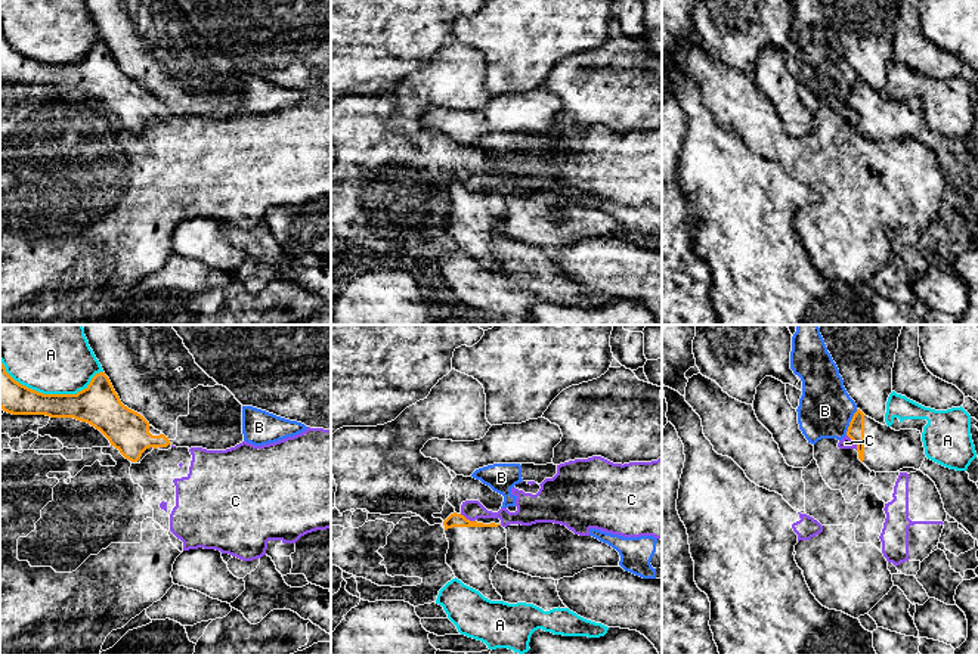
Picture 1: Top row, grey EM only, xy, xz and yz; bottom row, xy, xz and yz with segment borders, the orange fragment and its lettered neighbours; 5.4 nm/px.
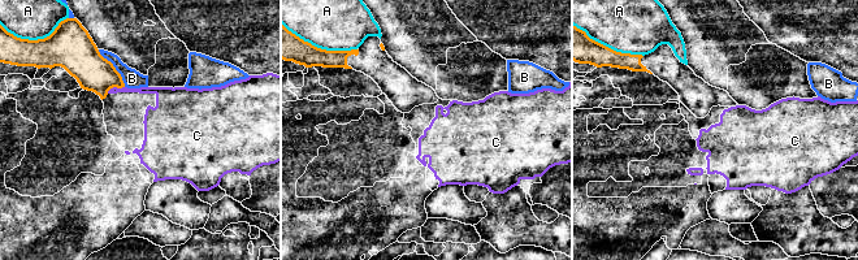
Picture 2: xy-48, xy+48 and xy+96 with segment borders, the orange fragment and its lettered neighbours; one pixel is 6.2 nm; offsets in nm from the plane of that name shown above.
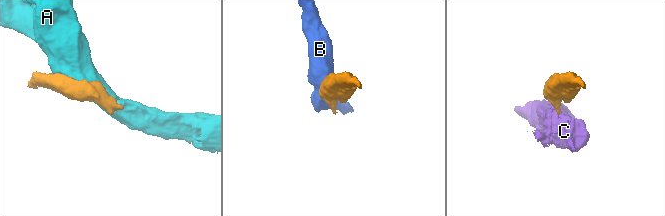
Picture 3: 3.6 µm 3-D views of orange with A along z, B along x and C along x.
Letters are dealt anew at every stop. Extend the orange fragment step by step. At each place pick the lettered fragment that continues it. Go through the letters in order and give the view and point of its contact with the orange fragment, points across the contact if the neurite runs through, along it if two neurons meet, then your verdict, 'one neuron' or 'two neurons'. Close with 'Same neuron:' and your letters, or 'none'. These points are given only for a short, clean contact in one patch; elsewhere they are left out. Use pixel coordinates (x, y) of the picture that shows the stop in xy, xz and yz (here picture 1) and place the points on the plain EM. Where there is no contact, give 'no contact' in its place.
A: meets orange in xy at (49, 64); two neurons
B: meets orange in yz at (850, 92); two neurons
C: meets orange in xz at (466, 188); border along xz (460, 183), (474, 191); two neurons
Same neuron: none

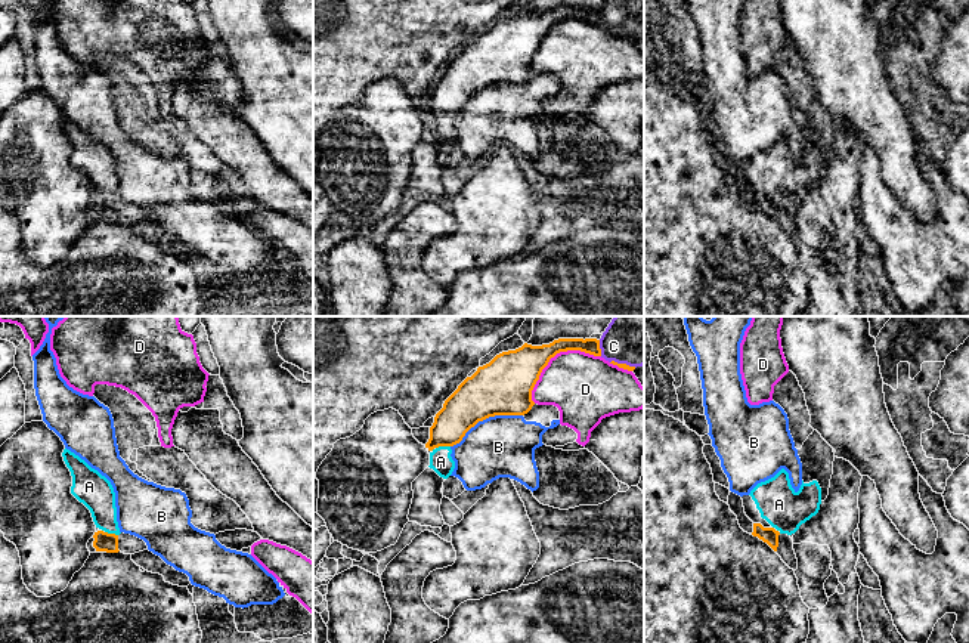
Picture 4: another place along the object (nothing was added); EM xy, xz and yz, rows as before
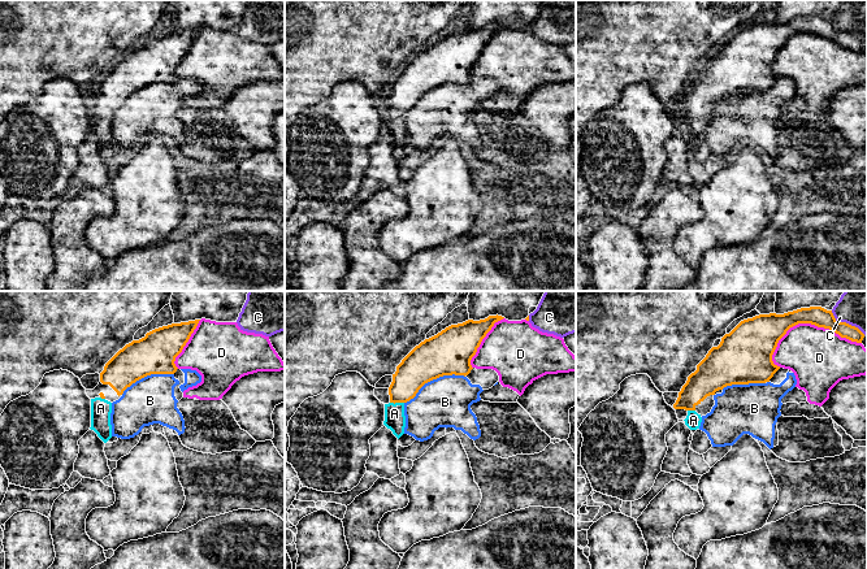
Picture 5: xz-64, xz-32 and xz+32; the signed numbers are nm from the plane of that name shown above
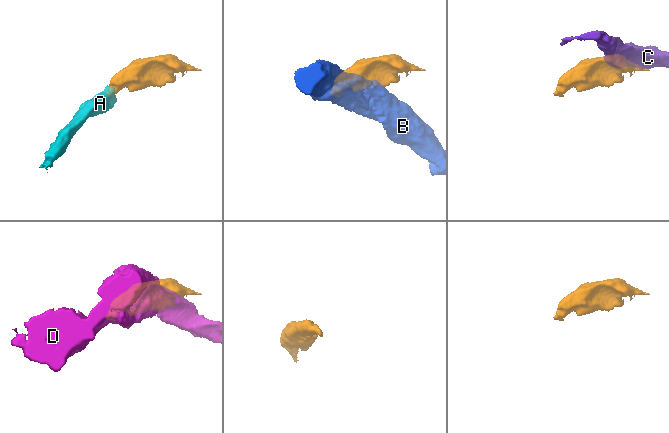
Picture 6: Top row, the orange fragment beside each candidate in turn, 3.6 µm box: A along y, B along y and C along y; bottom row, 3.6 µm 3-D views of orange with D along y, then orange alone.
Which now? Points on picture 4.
A: meets orange in xz at (442, 114); runs through xz (466, 76), (443, 102), (442, 114), (440, 130); one neuron
B: meets orange in xz at (485, 87); two neurons
C: meets orange in xz at (598, 16); two neurons
D: meets orange in xz at (553, 25); two neurons
Same neuron: A

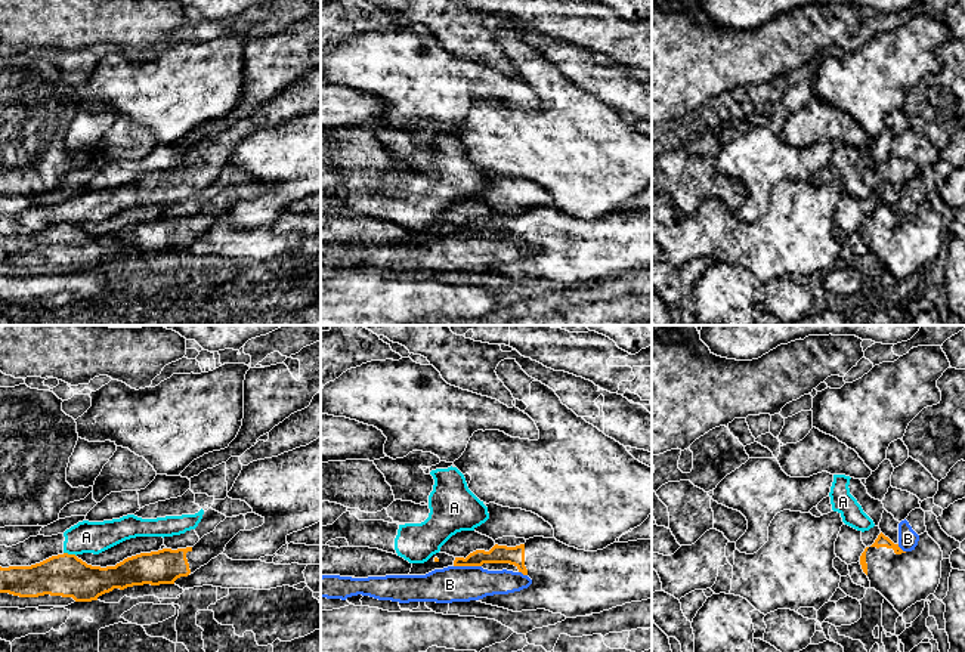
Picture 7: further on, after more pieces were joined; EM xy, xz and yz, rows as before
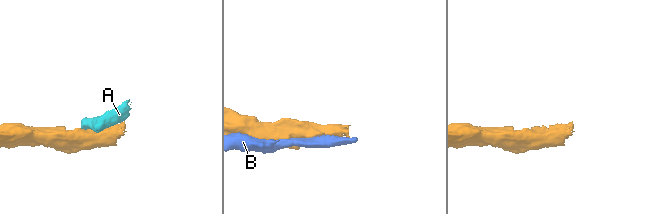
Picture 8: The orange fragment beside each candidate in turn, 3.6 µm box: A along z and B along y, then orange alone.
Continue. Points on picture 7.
A: meets orange in xy at (70, 223); border along xy (64, 221), (76, 225); two neurons
B: meets orange in xz at (467, 234); two neurons
Same neuron: none

